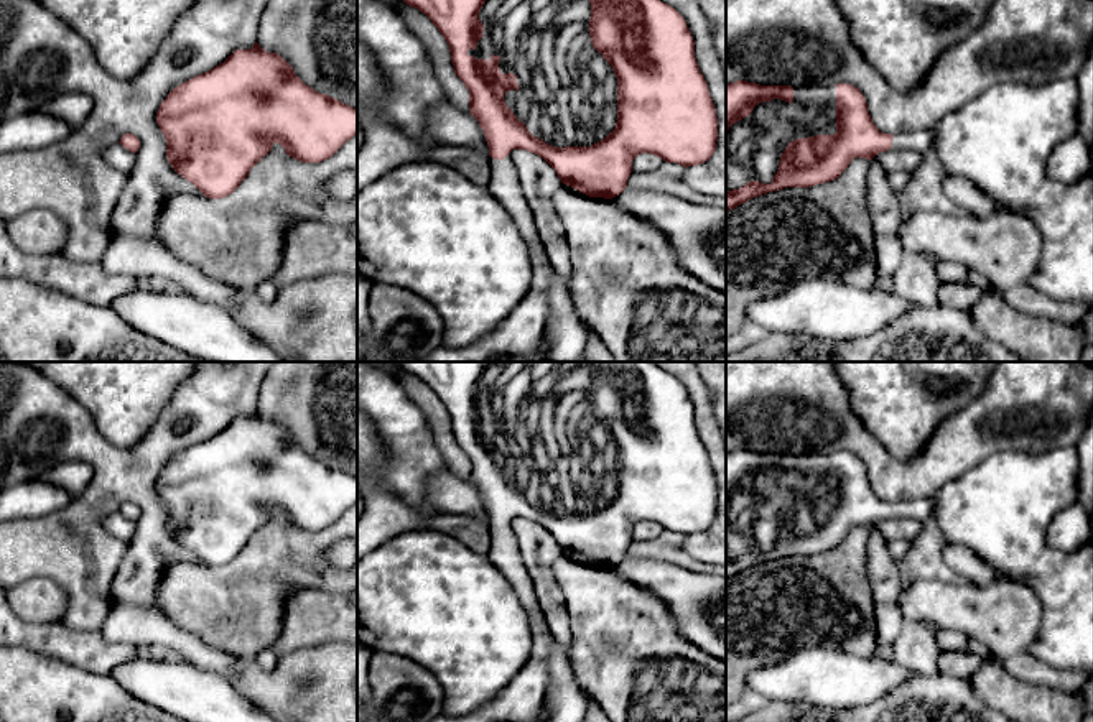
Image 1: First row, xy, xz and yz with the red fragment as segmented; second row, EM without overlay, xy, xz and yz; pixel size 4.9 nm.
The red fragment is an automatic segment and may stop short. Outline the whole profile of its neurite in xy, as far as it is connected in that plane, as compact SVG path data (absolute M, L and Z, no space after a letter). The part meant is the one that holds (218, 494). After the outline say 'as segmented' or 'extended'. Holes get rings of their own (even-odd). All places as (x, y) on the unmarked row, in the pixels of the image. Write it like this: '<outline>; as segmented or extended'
M255 411L250 418L237 418L219 434L174 456L156 480L156 492L165 503L166 526L173 538L193 551L202 564L222 567L240 554L275 511L280 511L288 525L303 531L331 526L357 503L357 477L316 461L280 423L267 421Z; as segmented

